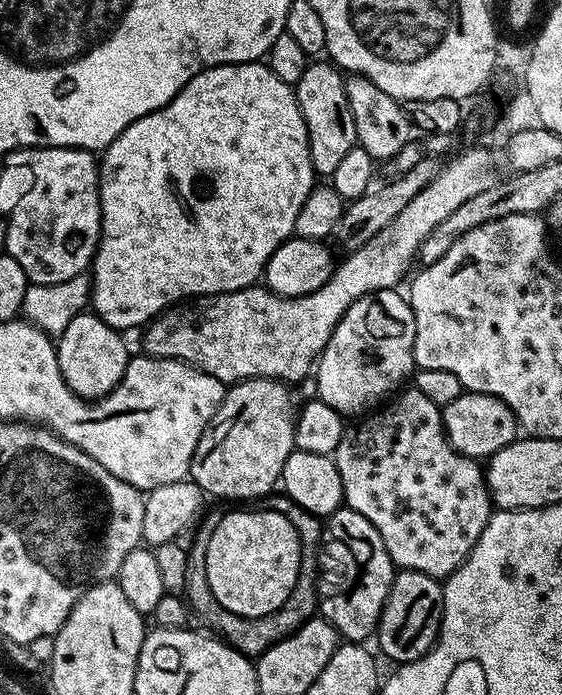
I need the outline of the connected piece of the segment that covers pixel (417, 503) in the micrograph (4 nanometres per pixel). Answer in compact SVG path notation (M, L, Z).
M408 386L408 389L397 400L391 400L389 399L384 404L389 403L385 408L377 407L375 410L369 411L363 418L357 419L355 421L357 424L353 428L352 425L345 427L342 442L338 442L334 459L338 466L338 474L342 478L344 504L353 508L358 514L362 514L362 518L366 518L366 522L370 522L370 526L374 526L374 530L378 530L378 534L382 534L386 554L390 554L392 563L397 569L418 570L422 574L447 578L454 574L454 570L458 570L458 566L462 566L462 562L468 557L470 550L474 550L474 542L478 542L482 530L486 530L486 522L492 517L494 505L488 496L488 484L484 481L484 468L481 461L474 460L470 456L463 456L461 452L452 448L452 443L448 440L444 429L444 413L441 405L430 402L430 398L426 398L426 394L422 394L415 386Z

